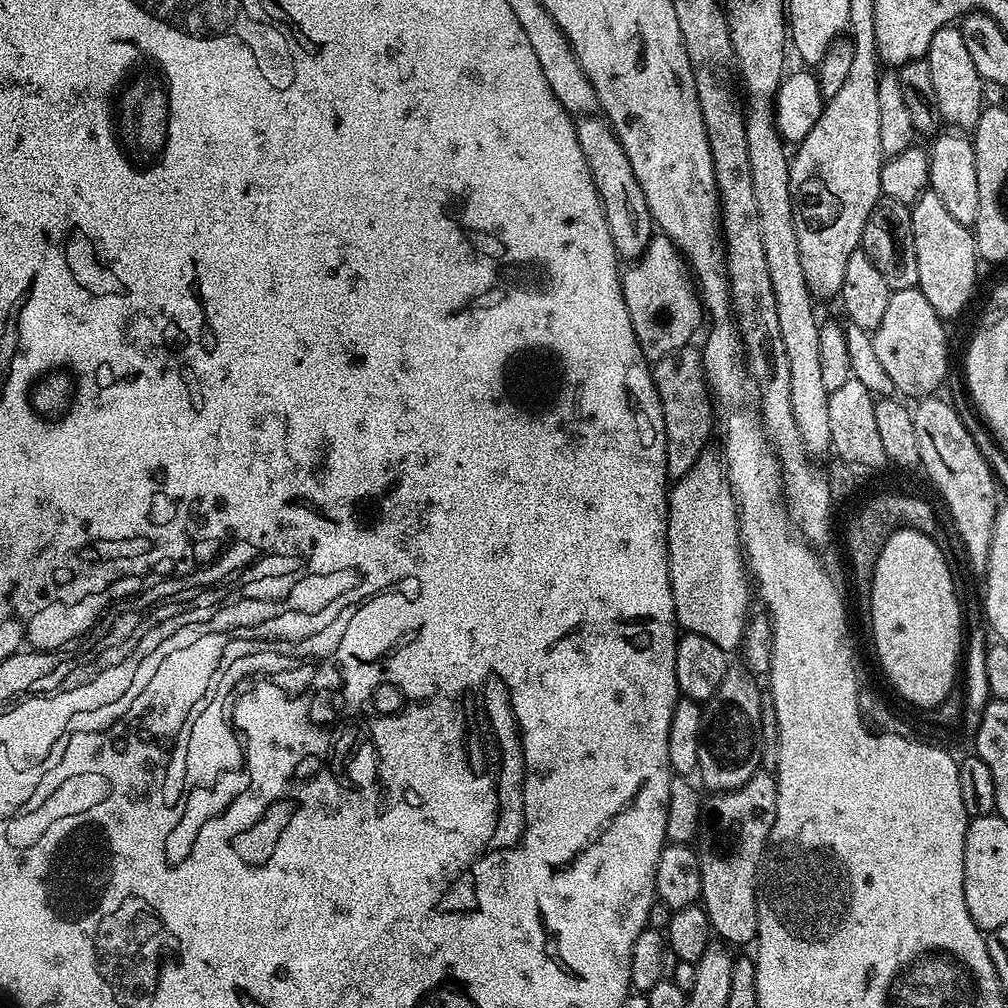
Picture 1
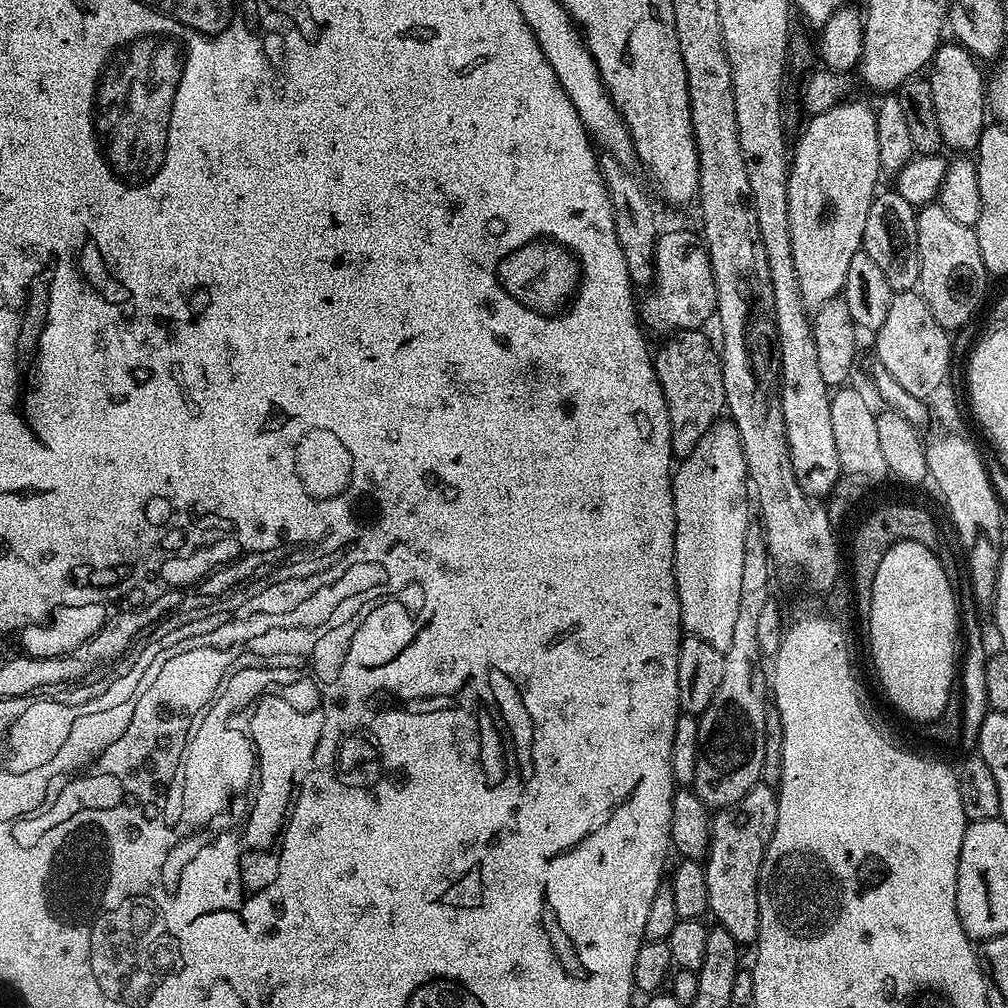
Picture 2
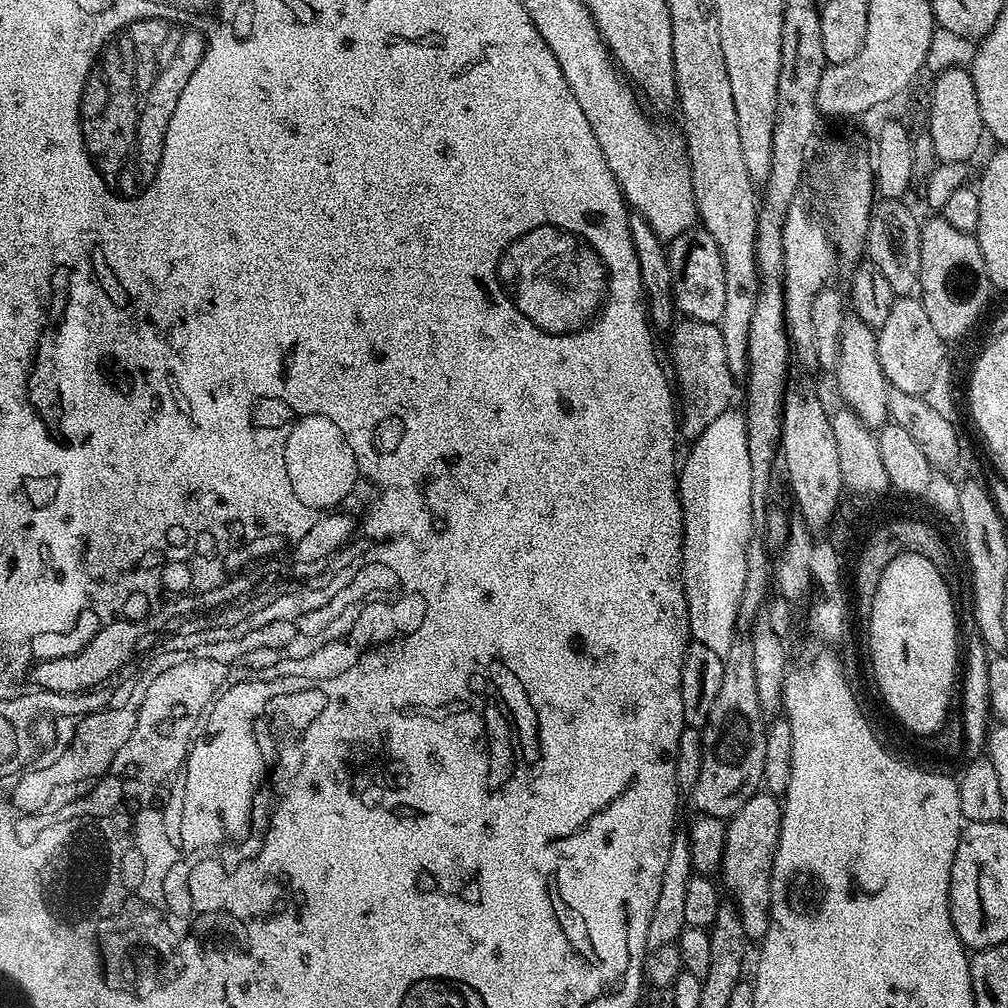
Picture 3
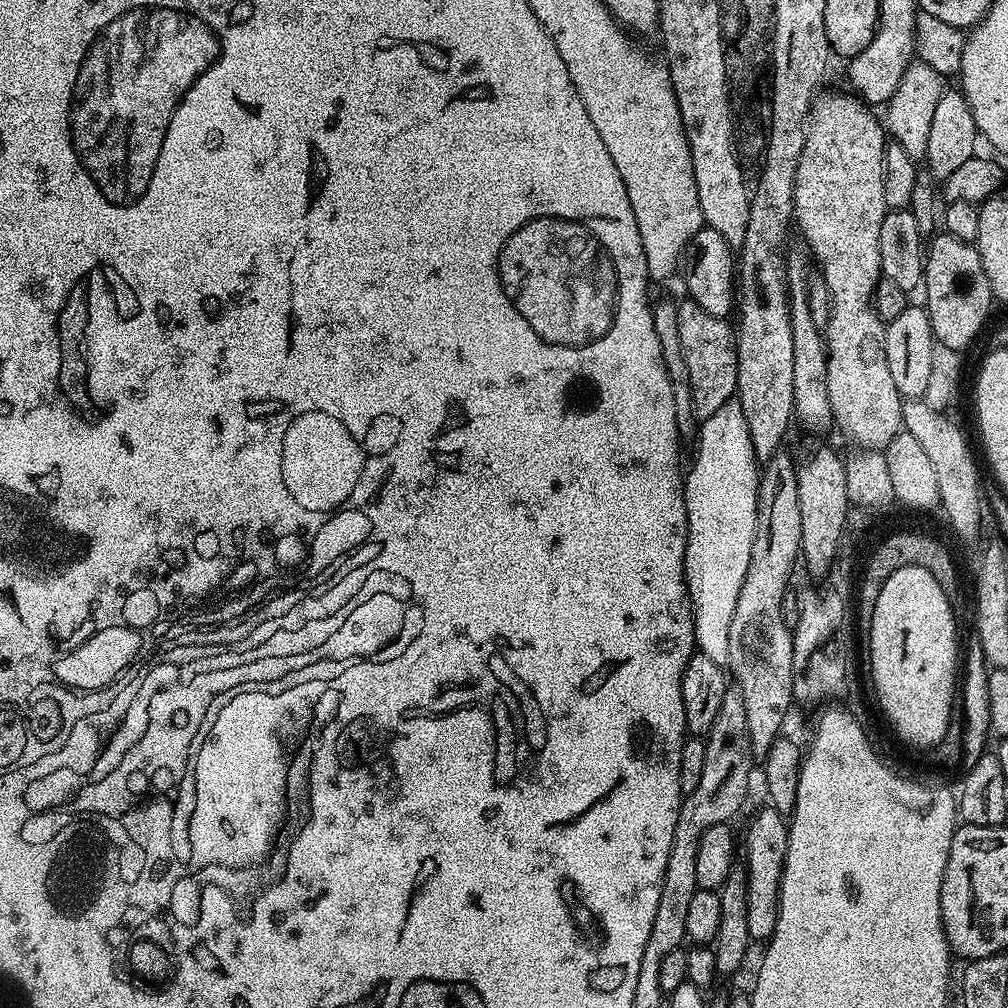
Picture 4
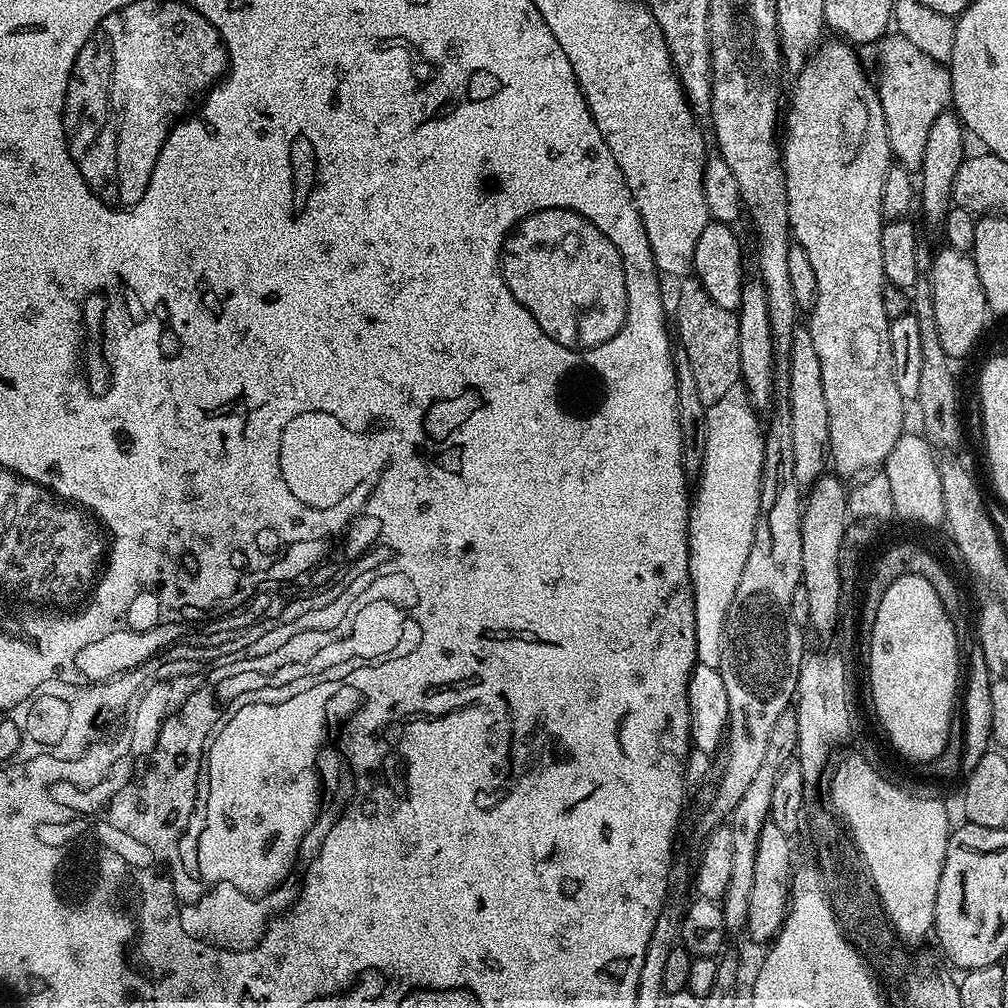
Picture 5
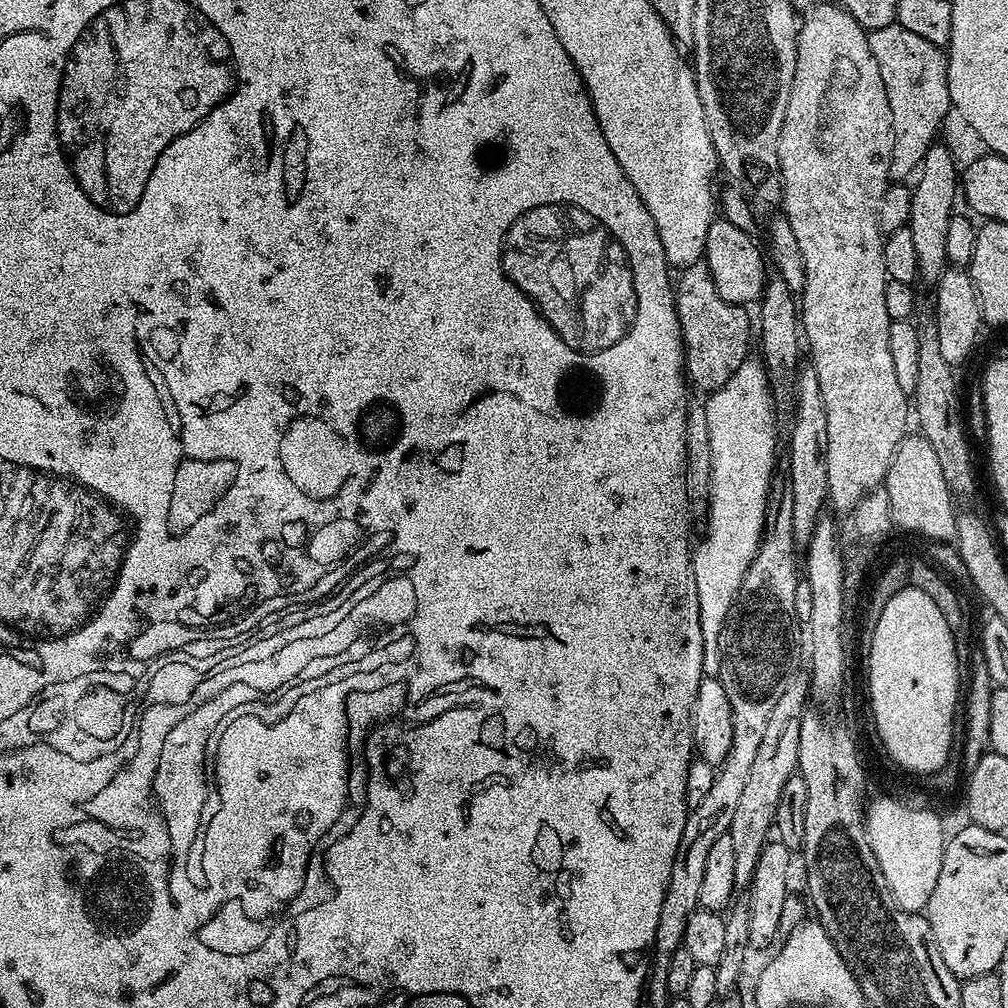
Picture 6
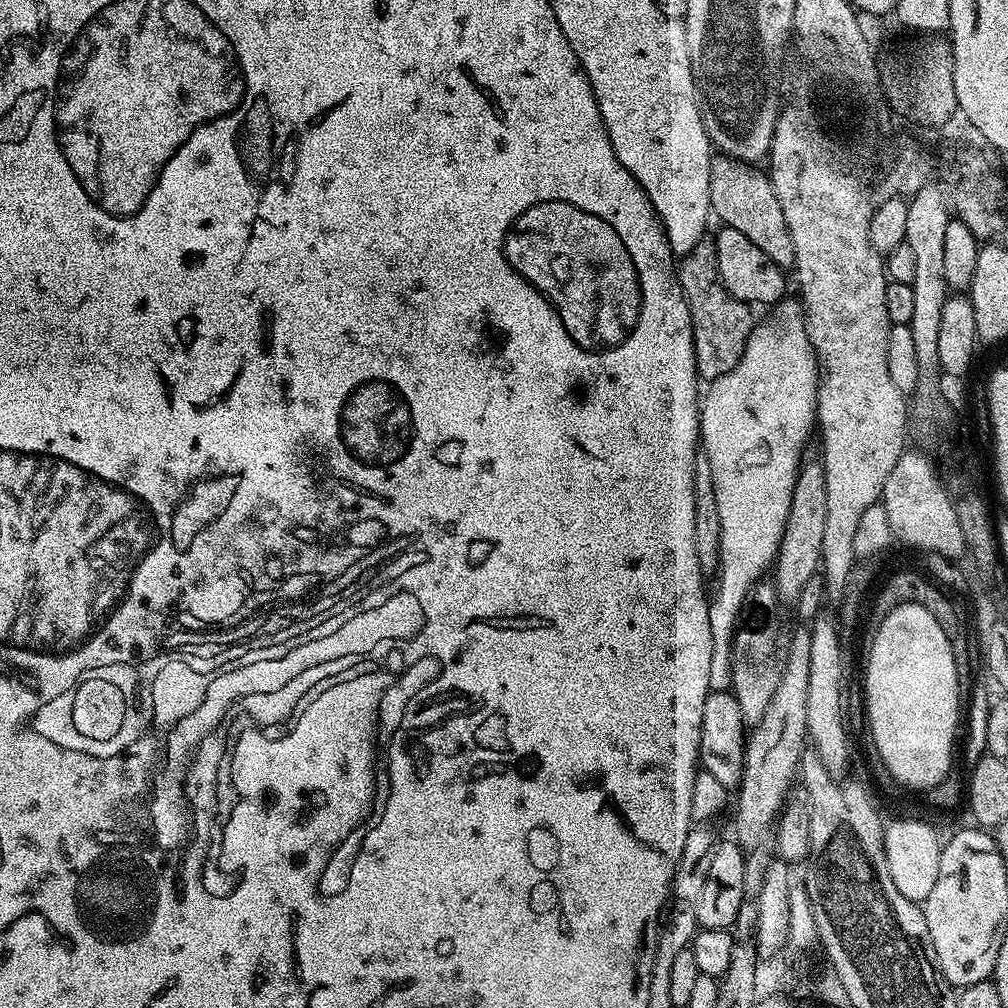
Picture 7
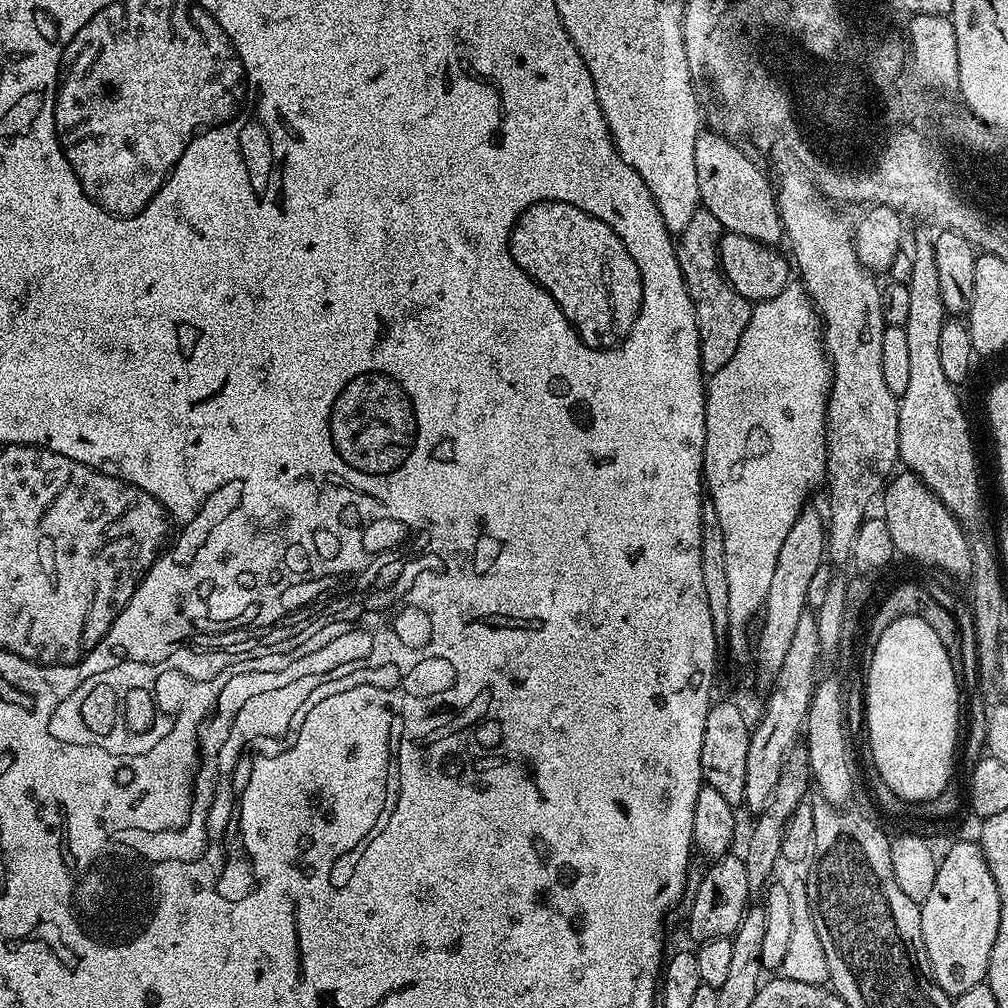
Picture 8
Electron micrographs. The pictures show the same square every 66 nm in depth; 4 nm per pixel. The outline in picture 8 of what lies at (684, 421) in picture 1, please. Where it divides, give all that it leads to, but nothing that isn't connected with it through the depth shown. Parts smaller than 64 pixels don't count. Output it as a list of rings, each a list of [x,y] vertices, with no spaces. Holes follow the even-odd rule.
[[[700,210],[692,219],[687,232],[675,241],[676,257],[696,311],[700,335],[700,367],[708,374],[722,370],[722,366],[734,358],[734,350],[738,350],[738,342],[742,342],[742,334],[746,331],[746,322],[750,322],[753,309],[749,300],[734,290],[734,286],[724,276],[724,269],[720,267],[721,235],[718,218]]]

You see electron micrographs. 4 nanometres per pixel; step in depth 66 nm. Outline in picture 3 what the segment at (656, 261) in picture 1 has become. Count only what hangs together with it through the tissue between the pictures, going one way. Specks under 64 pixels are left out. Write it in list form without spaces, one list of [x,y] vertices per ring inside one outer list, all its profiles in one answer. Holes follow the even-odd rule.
[[[693,226],[674,237],[666,251],[677,309],[689,320],[719,324],[722,310],[726,310],[726,280],[722,274],[722,254],[718,254],[714,238],[710,238],[704,227]]]

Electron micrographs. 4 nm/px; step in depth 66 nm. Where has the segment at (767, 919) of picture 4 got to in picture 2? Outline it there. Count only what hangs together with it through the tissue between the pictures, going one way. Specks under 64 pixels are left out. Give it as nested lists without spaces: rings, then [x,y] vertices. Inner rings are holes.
[[[761,782],[749,790],[746,798],[729,808],[719,809],[712,816],[712,845],[703,861],[708,912],[716,915],[715,923],[725,928],[741,946],[751,945],[760,935],[760,867],[764,864],[764,855],[774,834],[774,822],[778,822],[777,795],[775,787]]]

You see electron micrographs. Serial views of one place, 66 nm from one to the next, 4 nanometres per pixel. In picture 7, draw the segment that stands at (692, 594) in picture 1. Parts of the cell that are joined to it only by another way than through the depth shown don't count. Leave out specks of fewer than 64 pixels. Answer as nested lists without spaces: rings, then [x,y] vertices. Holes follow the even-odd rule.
[[[788,298],[775,305],[773,314],[769,320],[764,320],[753,327],[750,338],[746,342],[746,350],[742,350],[742,358],[738,358],[738,366],[730,370],[730,374],[722,374],[722,378],[711,381],[707,385],[708,393],[703,393],[702,407],[700,410],[700,443],[702,445],[702,455],[710,458],[710,474],[714,478],[714,498],[718,498],[718,518],[722,522],[722,542],[720,543],[720,592],[712,592],[708,609],[710,610],[710,634],[712,635],[712,649],[720,652],[727,651],[730,646],[730,639],[736,631],[736,625],[740,623],[740,614],[748,602],[748,595],[753,588],[761,583],[764,571],[771,569],[776,560],[776,554],[780,549],[782,534],[786,526],[786,518],[790,514],[790,498],[794,494],[794,482],[796,473],[800,470],[800,465],[805,459],[804,447],[808,444],[808,439],[814,436],[816,423],[816,392],[820,388],[820,365],[816,363],[816,352],[812,348],[812,343],[808,337],[808,326],[804,323],[804,314],[801,305],[795,299]]]

